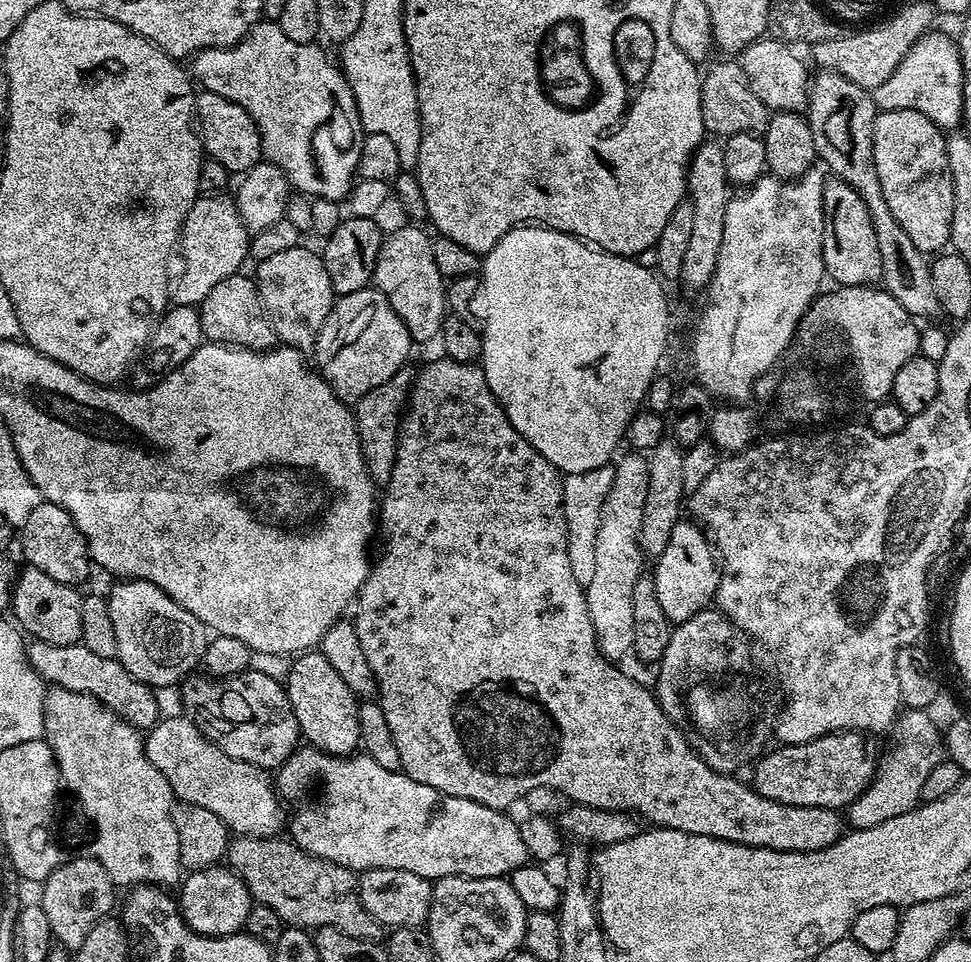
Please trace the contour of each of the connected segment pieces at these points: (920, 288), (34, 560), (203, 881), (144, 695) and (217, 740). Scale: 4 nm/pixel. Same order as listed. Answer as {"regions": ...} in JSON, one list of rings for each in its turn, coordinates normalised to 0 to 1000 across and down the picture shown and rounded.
{"regions":[[[[848,73],[835,80],[830,124],[838,139],[840,161],[847,170],[849,166],[848,174],[854,180],[857,178],[856,182],[860,186],[884,198],[892,210],[892,216],[896,218],[896,231],[900,231],[900,243],[904,247],[904,264],[908,264],[906,291],[910,302],[925,310],[925,314],[929,314],[929,322],[936,324],[940,331],[964,331],[969,327],[969,323],[966,306],[962,306],[957,267],[945,260],[937,243],[925,235],[925,227],[917,222],[917,214],[912,214],[912,206],[908,206],[908,189],[904,189],[904,177],[900,173],[900,127],[903,115],[897,95],[875,85],[875,81]]],[[[43,522],[31,530],[31,538],[27,538],[27,543],[19,549],[19,570],[20,565],[29,581],[26,583],[32,589],[43,593],[43,597],[56,601],[56,605],[82,609],[91,594],[96,594],[97,587],[84,551],[80,551],[76,538],[72,538],[72,534],[59,524]]],[[[219,900],[193,907],[183,926],[185,953],[189,955],[192,963],[196,963],[196,967],[209,973],[240,973],[248,968],[253,958],[253,950],[257,950],[262,939],[255,922],[234,900]]],[[[33,665],[28,670],[29,690],[41,706],[50,712],[76,717],[80,721],[95,723],[102,732],[107,732],[117,742],[122,742],[141,759],[158,757],[165,747],[165,732],[161,729],[162,720],[142,705],[131,699],[120,685],[101,684],[101,680],[89,676],[87,669],[56,672],[42,665]]],[[[258,696],[230,705],[202,702],[195,702],[183,718],[189,727],[188,739],[194,747],[203,753],[218,772],[237,788],[257,792],[273,800],[284,800],[295,793],[305,781],[310,764],[289,708]]]]}

